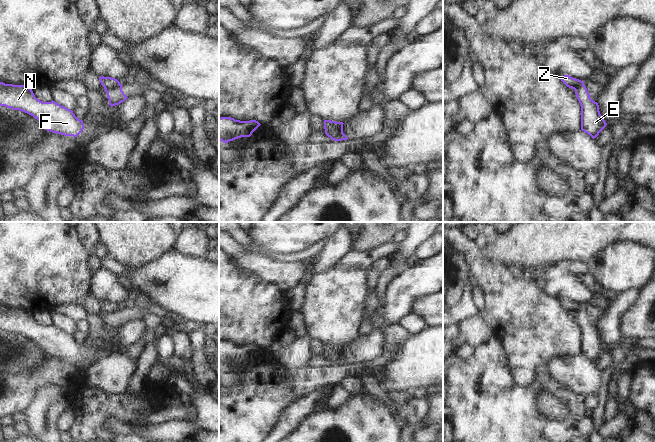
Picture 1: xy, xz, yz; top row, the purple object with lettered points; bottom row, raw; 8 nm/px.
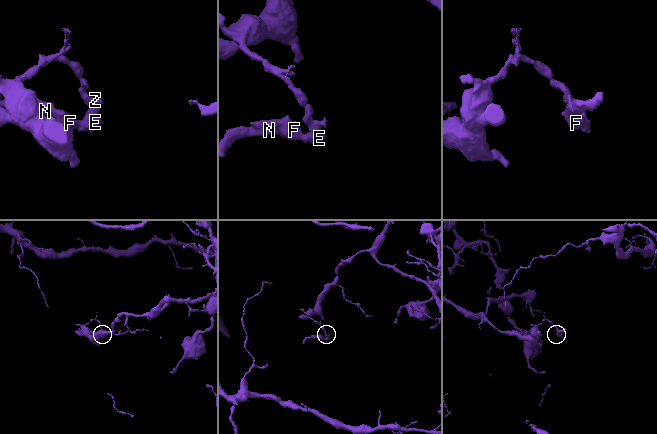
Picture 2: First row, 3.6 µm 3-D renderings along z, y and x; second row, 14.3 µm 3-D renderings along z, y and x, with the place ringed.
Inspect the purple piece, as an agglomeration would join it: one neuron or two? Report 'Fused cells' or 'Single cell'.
Fused cells.

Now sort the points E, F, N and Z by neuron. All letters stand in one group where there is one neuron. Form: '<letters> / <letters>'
E F N / Z

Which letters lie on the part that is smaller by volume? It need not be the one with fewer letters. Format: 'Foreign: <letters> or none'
Foreign: E, F, N.

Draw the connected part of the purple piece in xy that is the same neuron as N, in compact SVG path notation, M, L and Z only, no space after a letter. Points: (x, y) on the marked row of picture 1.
M0 82L0 106L23 111L36 118L42 127L52 133L77 137L84 129L84 123L72 110L55 101L42 102L24 85Z

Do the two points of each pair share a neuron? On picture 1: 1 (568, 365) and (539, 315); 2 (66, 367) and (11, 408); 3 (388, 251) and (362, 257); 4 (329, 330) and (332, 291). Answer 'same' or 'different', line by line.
1: different
2: same
3: same
4: same

